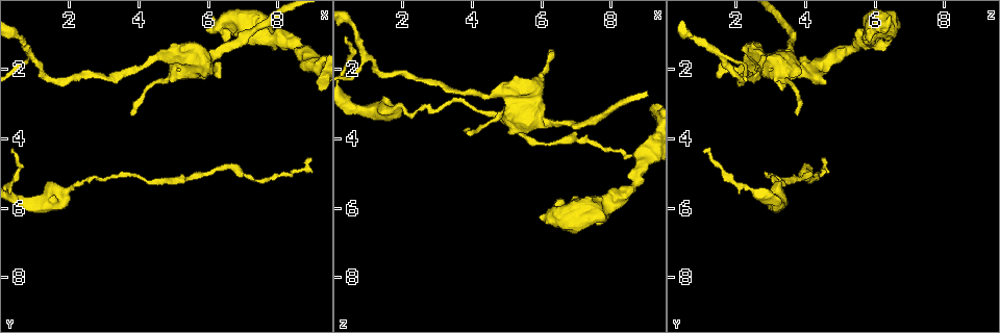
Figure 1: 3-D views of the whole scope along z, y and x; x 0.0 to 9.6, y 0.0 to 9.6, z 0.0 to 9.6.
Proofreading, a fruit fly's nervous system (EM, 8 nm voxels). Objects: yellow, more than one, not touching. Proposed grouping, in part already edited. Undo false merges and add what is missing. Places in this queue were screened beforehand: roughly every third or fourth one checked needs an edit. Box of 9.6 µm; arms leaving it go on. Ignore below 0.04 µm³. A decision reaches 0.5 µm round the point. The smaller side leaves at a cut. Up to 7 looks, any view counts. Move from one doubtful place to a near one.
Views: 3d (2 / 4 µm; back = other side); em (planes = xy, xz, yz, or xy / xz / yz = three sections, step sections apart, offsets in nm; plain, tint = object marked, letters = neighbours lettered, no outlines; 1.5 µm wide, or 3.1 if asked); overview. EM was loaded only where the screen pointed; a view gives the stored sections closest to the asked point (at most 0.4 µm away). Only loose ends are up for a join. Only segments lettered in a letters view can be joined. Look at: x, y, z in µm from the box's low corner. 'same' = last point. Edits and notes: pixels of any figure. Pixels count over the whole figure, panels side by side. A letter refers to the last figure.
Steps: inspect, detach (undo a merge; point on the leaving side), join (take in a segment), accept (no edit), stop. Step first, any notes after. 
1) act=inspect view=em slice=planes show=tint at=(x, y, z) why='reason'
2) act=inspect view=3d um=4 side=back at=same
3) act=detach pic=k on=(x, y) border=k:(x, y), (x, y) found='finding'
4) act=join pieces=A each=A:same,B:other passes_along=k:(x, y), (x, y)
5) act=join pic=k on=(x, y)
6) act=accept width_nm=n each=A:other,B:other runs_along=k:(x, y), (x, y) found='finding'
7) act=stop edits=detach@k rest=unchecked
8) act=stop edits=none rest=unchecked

act=inspect view=3d um=4 at=(1.90, 5.60, 3.10) why='calibre changes'

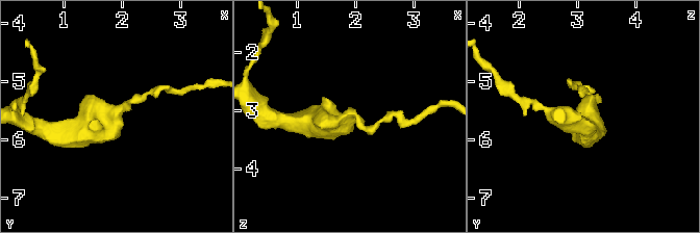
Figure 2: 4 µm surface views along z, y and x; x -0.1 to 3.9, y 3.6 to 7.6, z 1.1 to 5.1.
act=inspect view=em slice=planes show=letters at=(1.90, 5.60, 3.10) why='shape alone is not enough'

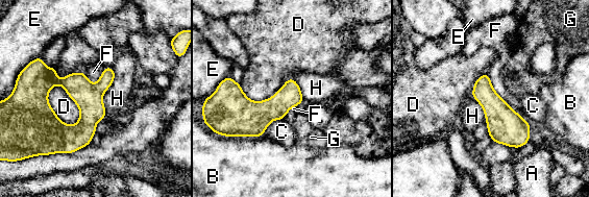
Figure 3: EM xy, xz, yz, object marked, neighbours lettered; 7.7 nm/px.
act=accept each=A:other,B:other,C:other,D:other,E:other,F:other,G:other,H:other runs_along=3:(112, 74), (98, 88), (44, 82), (29, 93) found='one neuron here'

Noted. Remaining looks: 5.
act=inspect view=em slice=planes show=letters at=(6.30, 2.25, 1.50) why='branch stops here'

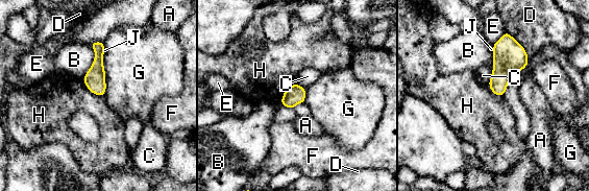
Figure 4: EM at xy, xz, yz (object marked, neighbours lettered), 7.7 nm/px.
act=accept each=A:other,B:other,C:other,D:other,E:other,F:other,G:other,H:other,J:other border=4:(82, 80), (93, 93), (103, 96) found='no lettered segment goes on from it'

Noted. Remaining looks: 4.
act=inspect view=3d um=2 at=(8.75, 1.45, 5.30) why='narrows sharply'

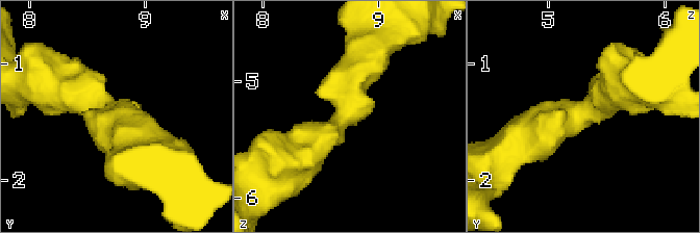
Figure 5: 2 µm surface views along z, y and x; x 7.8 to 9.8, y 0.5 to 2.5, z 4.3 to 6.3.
act=inspect view=em slice=planes show=tint at=(8.70, 1.42, 5.24)

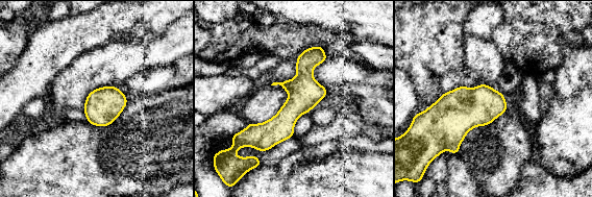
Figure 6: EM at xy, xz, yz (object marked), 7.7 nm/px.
act=inspect view=em slice=planes show=letters at=same

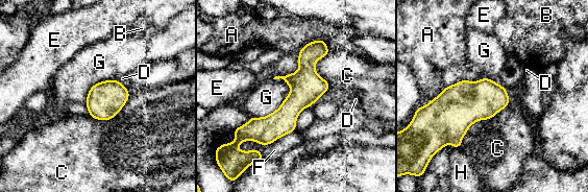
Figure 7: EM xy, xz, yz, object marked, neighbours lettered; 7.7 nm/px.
act=accept width_nm=260 each=A:other,B:other,C:other,D:other,E:other,F:other,G:other,H:other border=7:(290, 86), (274, 111), (249, 116) found='one neuron here'

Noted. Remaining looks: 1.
act=stop edits=none rest=unchecked

